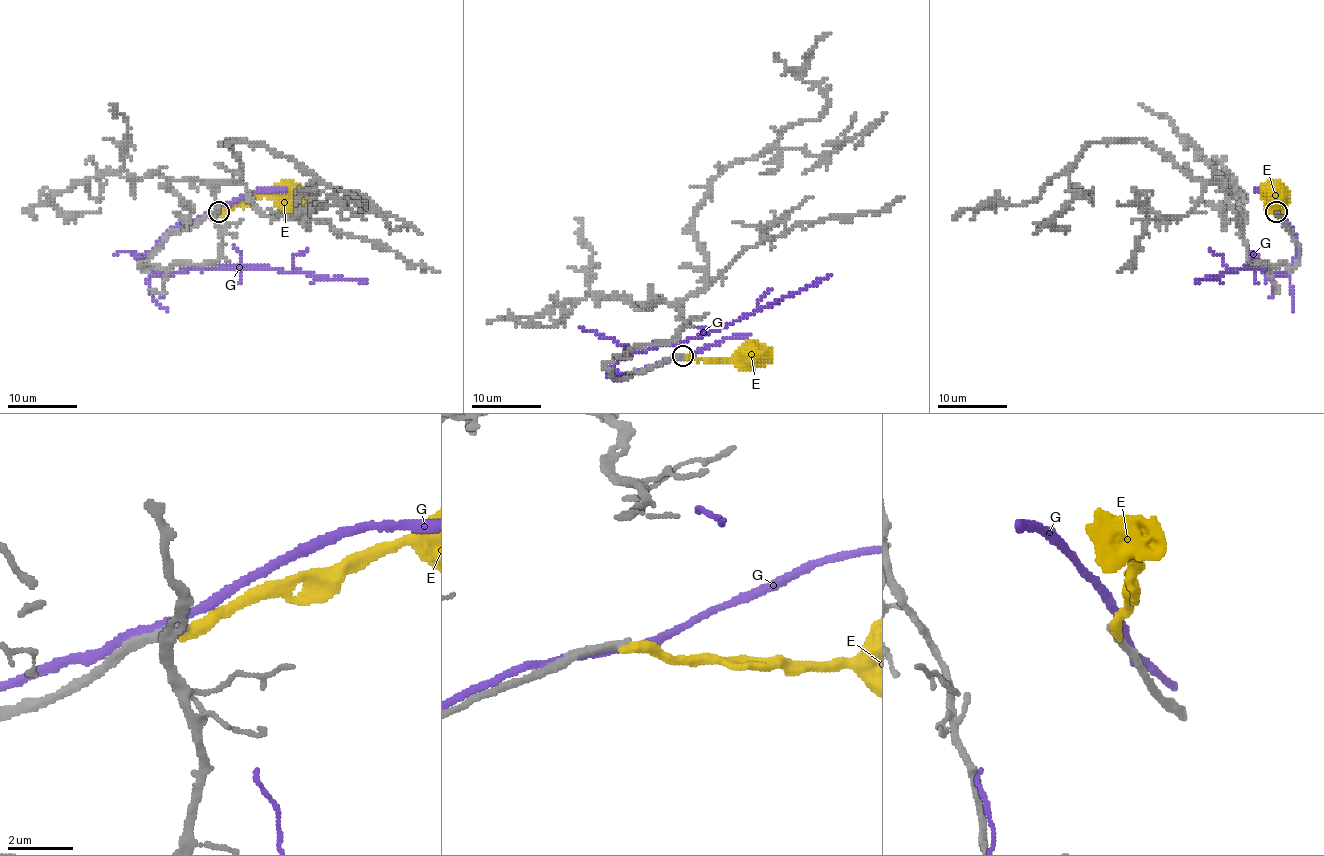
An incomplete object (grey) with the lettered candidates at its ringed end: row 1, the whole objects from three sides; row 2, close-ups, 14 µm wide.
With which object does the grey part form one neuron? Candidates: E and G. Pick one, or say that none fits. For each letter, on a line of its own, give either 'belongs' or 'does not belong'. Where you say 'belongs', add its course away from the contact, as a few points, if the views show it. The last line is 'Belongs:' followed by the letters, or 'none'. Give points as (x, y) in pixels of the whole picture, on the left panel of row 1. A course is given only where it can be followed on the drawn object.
E: does not belong
G: does not belong
Belongs: none

